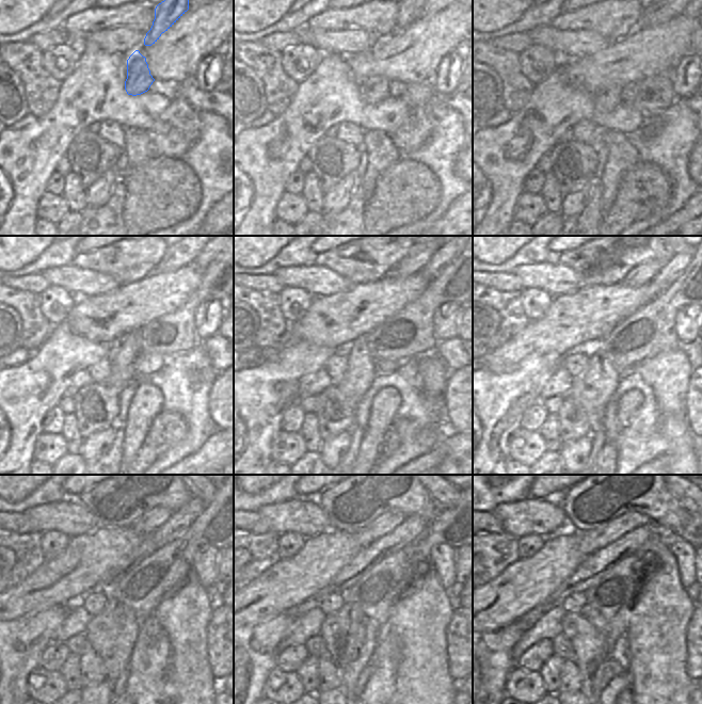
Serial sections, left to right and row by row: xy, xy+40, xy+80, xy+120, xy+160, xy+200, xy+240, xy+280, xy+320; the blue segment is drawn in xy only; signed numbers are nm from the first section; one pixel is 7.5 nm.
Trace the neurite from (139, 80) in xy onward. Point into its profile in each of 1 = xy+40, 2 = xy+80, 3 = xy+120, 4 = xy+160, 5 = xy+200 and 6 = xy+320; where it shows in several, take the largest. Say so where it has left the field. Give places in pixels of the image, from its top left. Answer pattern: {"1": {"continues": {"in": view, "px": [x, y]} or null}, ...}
{"1": {"continues": {"in": "xy+40", "px": [375, 90]}}, "2": {"continues": {"in": "xy+80", "px": [606, 100]}}, "3": {"continues": {"in": "xy+120", "px": [124, 349]}}, "4": {"continues": {"in": "xy+160", "px": [361, 370]}}, "5": {"continues": {"in": "xy+200", "px": [593, 389]}}, "6": {"continues": {"in": "xy+320", "px": [589, 635]}}}

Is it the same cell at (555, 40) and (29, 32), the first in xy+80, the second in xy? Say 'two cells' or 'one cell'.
two cells

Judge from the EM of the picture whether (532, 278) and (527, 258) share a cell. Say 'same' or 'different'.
different

